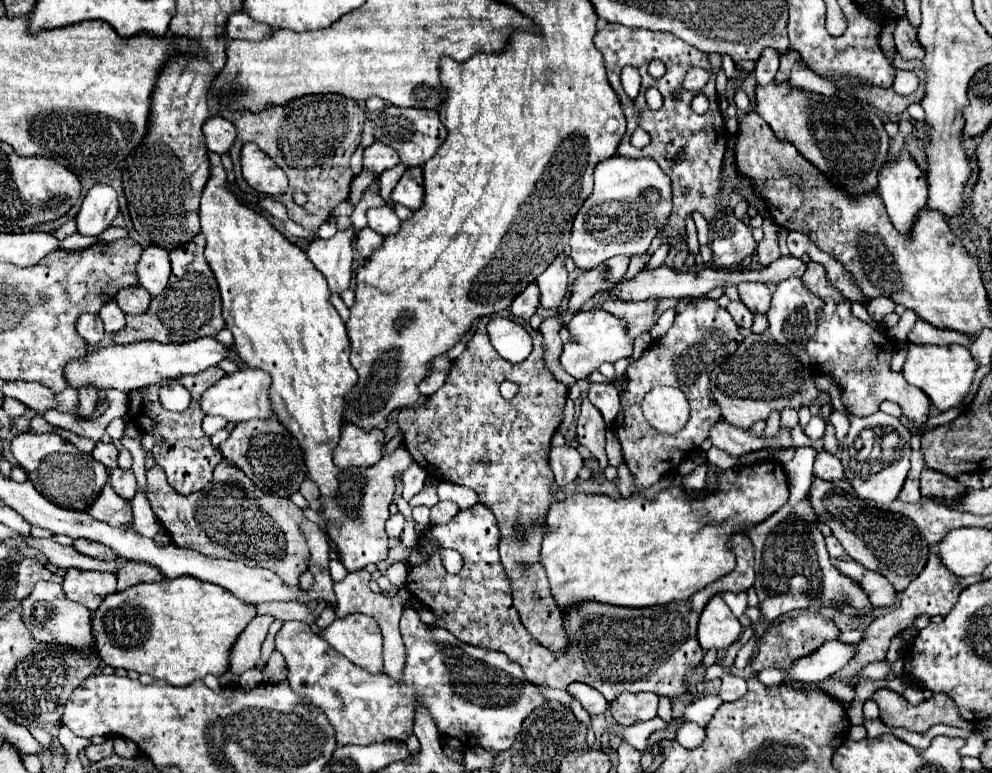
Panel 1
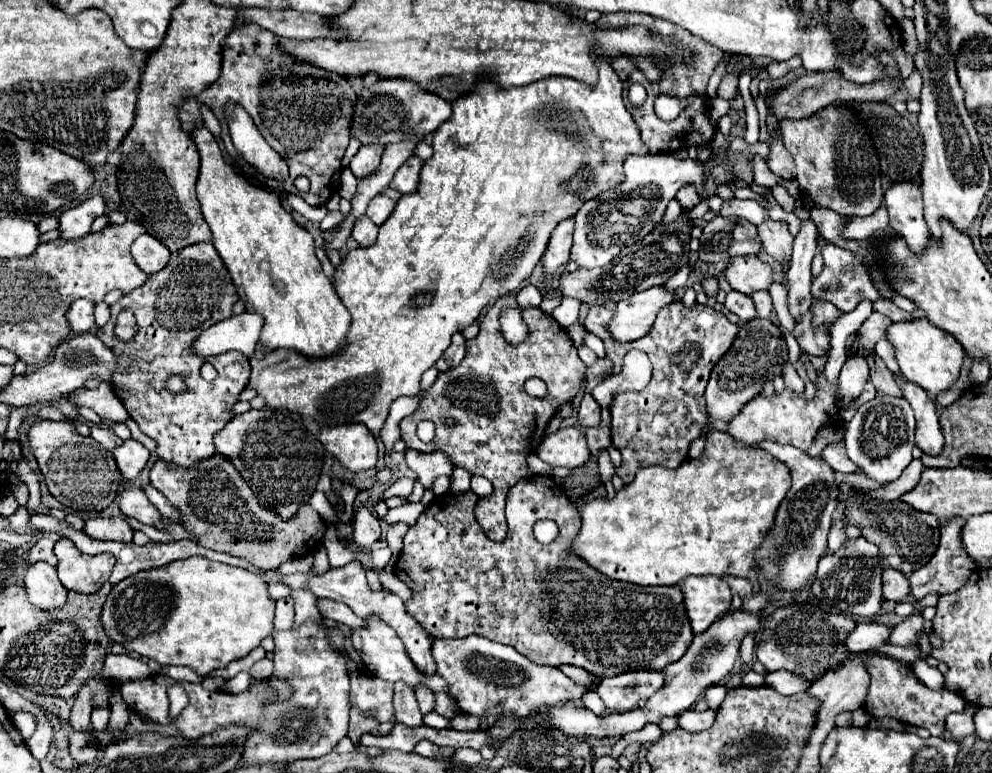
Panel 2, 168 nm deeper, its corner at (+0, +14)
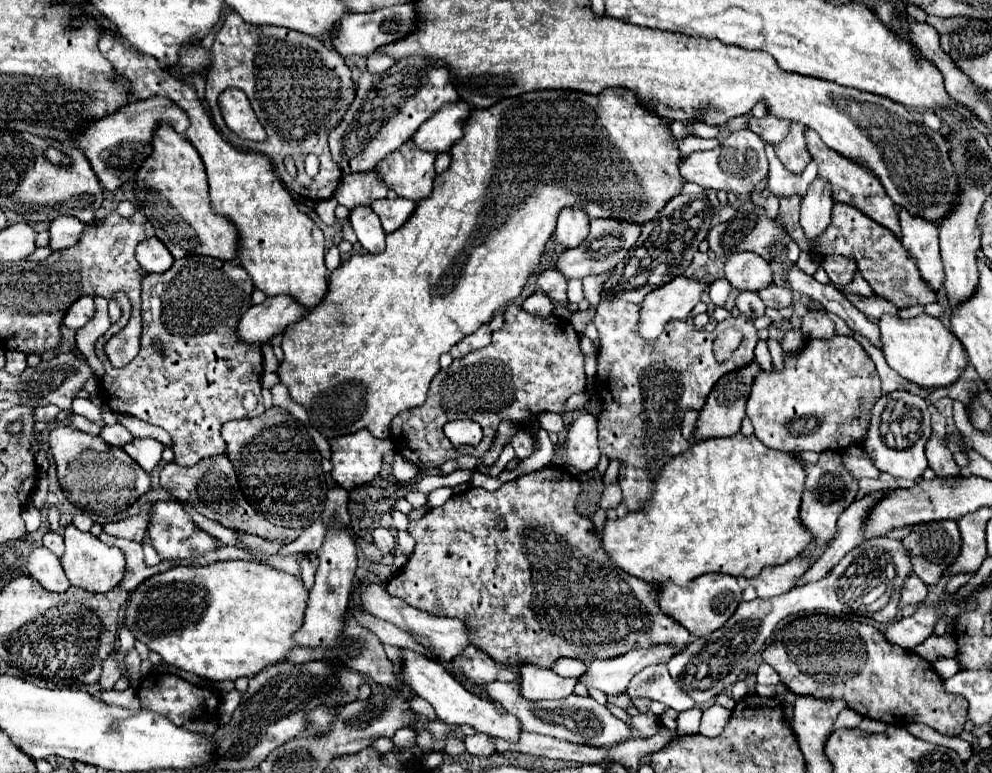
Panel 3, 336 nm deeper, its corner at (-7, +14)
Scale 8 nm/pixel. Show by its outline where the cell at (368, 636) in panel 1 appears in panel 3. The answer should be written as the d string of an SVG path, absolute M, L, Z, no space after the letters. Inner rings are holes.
M400 649L402 653L402 677L406 681L406 685L422 699L426 699L440 721L448 723L448 725L472 725L476 731L480 733L486 733L486 735L494 735L494 737L502 737L502 739L508 739L508 741L516 741L518 735L520 735L520 725L518 725L518 719L510 713L506 715L500 715L492 701L486 701L486 699L480 699L476 697L474 693L466 691L462 683L458 683L450 673L448 669L434 661L434 659L428 659L428 657L422 657L420 653L414 653L410 649Z

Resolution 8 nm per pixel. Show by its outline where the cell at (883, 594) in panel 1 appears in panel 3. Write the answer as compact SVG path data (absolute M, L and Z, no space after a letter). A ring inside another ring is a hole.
M910 573L910 577L906 577L904 581L900 595L902 595L904 605L920 605L928 595L928 587L914 573Z

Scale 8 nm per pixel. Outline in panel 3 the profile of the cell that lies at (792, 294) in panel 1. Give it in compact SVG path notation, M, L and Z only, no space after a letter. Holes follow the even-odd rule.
M814 179L814 183L808 187L808 193L802 199L800 207L800 225L814 245L810 247L810 257L812 261L820 263L822 255L818 253L816 239L822 235L822 231L830 225L830 211L832 211L832 195L830 195L830 185L822 179Z

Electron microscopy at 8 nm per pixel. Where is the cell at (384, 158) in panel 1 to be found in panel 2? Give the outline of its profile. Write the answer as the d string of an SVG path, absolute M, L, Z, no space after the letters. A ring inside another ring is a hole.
M367 145L361 147L359 153L351 159L349 169L357 179L365 179L369 175L373 175L381 163L381 155L383 155L383 145Z

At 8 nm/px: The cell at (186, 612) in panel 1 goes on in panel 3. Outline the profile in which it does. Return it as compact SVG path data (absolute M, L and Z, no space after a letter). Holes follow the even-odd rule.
M216 561L204 567L174 567L146 579L130 593L124 611L124 625L166 663L196 673L208 681L234 681L244 675L256 675L266 665L288 657L294 647L292 635L304 621L306 599L308 591L300 577L252 561Z

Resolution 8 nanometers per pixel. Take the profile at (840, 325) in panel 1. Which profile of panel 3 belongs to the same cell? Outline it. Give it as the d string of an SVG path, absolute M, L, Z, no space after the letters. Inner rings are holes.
M932 433L930 441L926 443L926 457L928 457L928 465L936 471L938 477L960 475L960 469L946 445L946 439L938 437L936 433Z

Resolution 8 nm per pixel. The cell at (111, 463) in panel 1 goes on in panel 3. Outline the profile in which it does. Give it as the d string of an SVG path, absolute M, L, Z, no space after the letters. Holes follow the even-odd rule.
M116 423L116 425L104 425L100 437L102 437L108 445L114 445L114 447L124 447L124 445L132 439L132 435L128 433L128 429L122 427L120 423Z

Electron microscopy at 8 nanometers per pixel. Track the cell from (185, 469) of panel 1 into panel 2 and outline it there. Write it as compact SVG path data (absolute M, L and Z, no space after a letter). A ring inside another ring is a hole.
M199 243L199 245L191 245L191 247L185 247L177 253L173 253L171 261L167 263L165 269L161 269L155 275L149 275L141 287L137 287L129 295L123 295L115 305L111 305L109 323L97 331L97 337L109 349L113 349L117 353L117 367L111 375L111 387L113 387L115 395L119 397L123 407L127 409L129 417L141 427L141 431L157 441L157 457L163 461L169 461L169 463L175 463L181 467L191 467L201 459L213 457L215 455L213 435L217 431L221 431L233 419L233 405L239 401L239 395L247 387L247 381L249 381L249 371L251 371L249 359L243 357L241 353L217 355L217 357L205 359L193 351L193 343L201 335L201 331L231 317L231 309L233 309L237 299L239 299L237 289L231 281L227 267L223 265L223 259L215 251L215 247L211 243ZM125 307L135 313L137 325L139 325L137 335L127 345L115 341L115 333L113 333L115 323L117 323L117 315ZM207 361L213 363L217 369L217 377L213 381L205 381L199 375L201 365ZM171 375L183 377L185 393L171 395L167 391L165 383Z

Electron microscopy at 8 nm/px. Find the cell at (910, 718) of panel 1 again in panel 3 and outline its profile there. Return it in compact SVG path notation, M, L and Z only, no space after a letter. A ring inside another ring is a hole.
M824 613L798 617L776 633L776 639L762 651L762 659L778 671L784 685L796 695L840 697L856 713L888 725L906 727L916 721L938 733L958 735L966 723L968 701L946 693L940 675L926 659L890 645L878 629L866 623L844 621Z

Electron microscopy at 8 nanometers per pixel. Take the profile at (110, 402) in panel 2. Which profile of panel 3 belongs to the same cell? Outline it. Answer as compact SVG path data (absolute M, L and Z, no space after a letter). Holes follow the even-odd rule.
M118 415L118 423L120 425L126 425L126 429L134 435L134 437L152 437L164 445L170 445L170 437L164 429L156 427L156 425L150 425L138 417L130 417L130 415Z

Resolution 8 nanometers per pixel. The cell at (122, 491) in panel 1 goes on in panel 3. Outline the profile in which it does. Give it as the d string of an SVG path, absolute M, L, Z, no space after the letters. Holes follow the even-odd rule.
M132 439L122 447L146 473L152 473L162 459L164 445L154 439Z

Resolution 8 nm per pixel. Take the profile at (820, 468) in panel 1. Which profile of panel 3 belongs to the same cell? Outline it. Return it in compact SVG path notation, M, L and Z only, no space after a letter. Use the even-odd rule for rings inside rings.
M852 445L850 449L842 451L842 463L846 465L846 469L850 469L850 473L854 473L856 479L862 479L862 477L876 479L880 475L880 471L872 465L864 449L858 445Z

